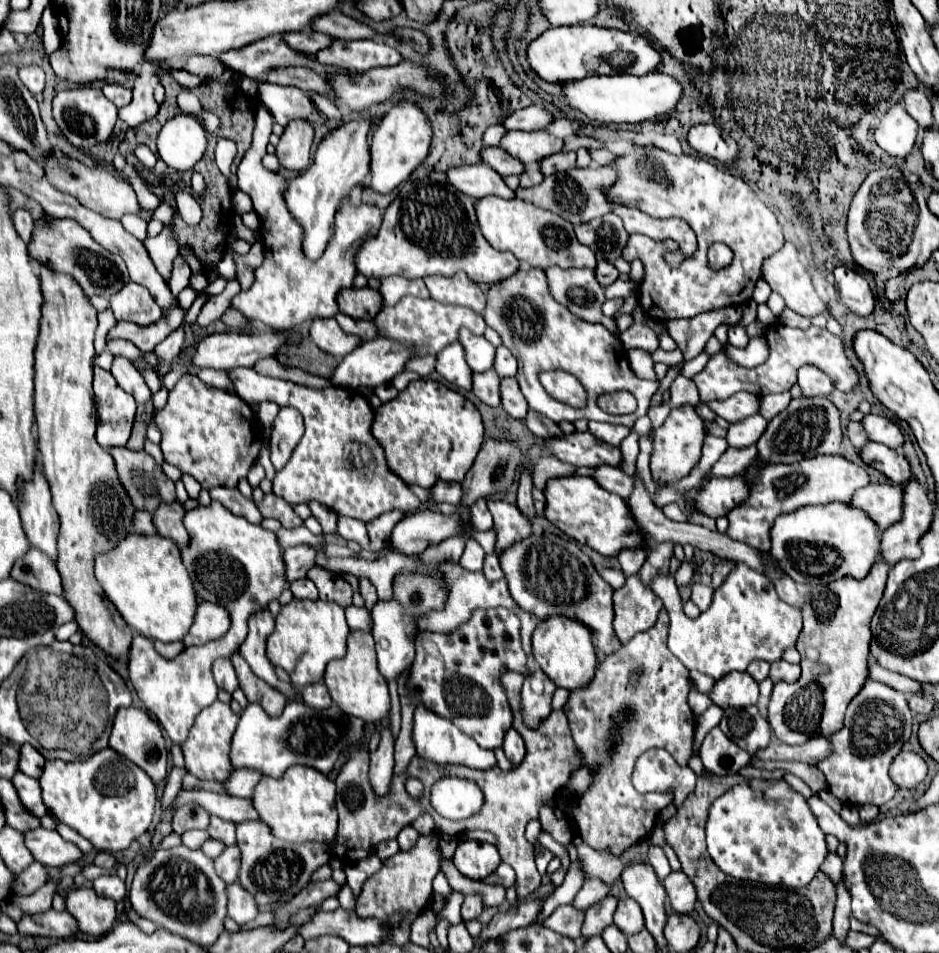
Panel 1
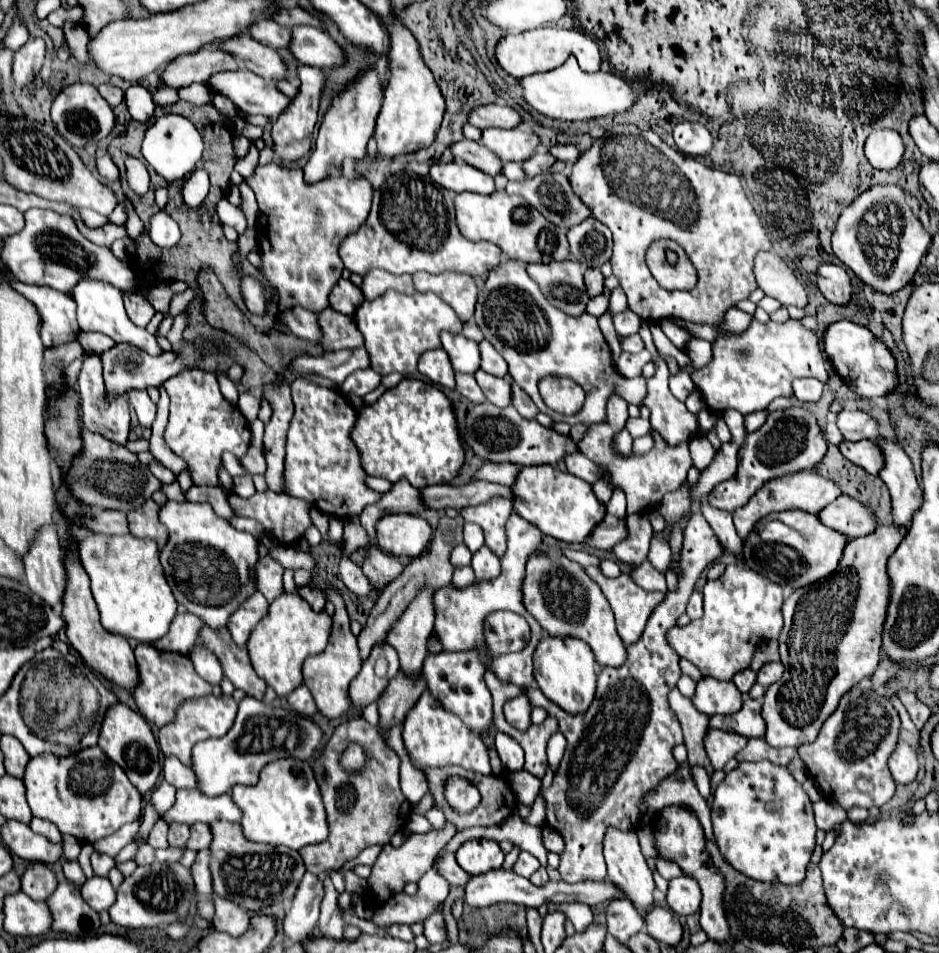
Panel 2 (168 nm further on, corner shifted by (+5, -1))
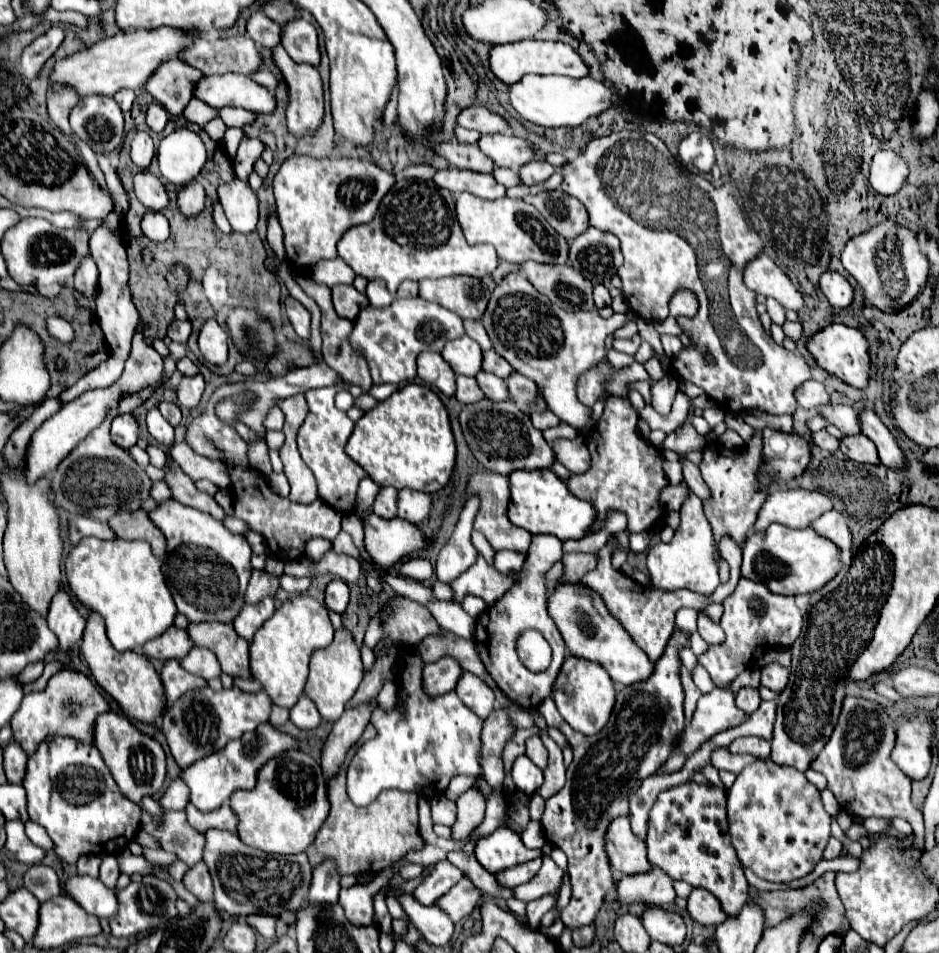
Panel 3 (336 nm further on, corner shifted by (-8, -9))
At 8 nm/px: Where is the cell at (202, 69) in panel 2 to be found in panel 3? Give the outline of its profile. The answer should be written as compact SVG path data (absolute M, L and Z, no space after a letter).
M168 58L162 66L154 72L150 82L146 82L146 90L172 114L182 114L184 106L194 96L194 86L198 80L204 78L202 70L194 66L186 66L180 58Z

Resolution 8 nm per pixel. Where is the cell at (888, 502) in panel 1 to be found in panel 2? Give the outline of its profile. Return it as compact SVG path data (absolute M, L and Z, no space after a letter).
M839 496L835 502L825 506L817 518L821 518L821 524L829 526L831 530L845 534L849 540L871 534L875 530L871 508L847 496Z

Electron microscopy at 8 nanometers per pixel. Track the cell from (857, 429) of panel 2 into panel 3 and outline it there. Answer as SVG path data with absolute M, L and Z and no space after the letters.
M838 404L838 406L824 406L820 410L822 416L826 416L826 420L830 424L834 424L836 428L842 430L842 434L860 434L860 418L856 414L856 410L850 410L852 406L846 404Z

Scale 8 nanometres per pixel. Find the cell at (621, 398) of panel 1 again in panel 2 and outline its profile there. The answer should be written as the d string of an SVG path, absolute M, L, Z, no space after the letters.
M613 394L607 402L607 422L589 426L585 436L577 443L577 448L589 458L593 460L603 474L609 476L609 484L611 488L619 488L625 492L627 496L627 514L635 514L635 512L645 512L651 510L655 506L659 506L661 498L667 492L679 490L679 486L687 480L687 470L693 466L691 464L691 456L689 456L689 444L681 442L677 446L667 446L663 442L660 434L653 431L654 446L645 452L645 454L631 454L631 456L621 456L615 448L613 448L613 438L619 430L623 429L627 422L629 414L627 414L627 402Z

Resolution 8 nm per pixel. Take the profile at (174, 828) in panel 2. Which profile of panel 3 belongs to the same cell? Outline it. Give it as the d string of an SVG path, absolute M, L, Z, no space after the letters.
M144 848L144 856L150 858L150 862L162 862L166 866L178 860L178 856L174 856L172 852L166 852L166 850L150 850L150 848Z

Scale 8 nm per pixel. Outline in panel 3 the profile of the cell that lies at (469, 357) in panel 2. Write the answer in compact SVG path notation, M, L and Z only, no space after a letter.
M468 336L450 340L442 350L442 358L462 376L476 376L482 370L482 348Z

